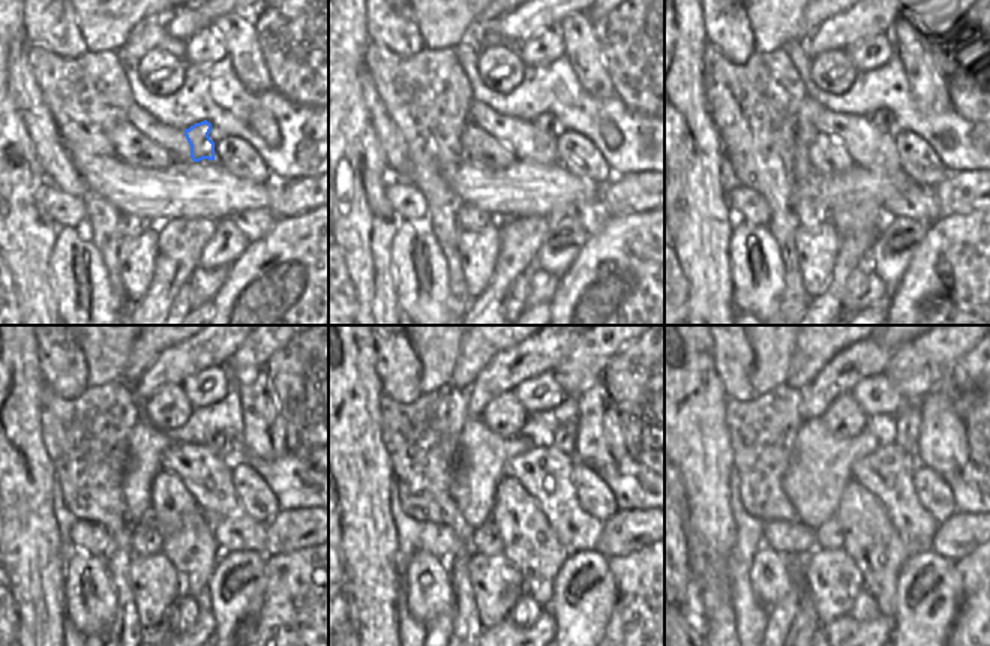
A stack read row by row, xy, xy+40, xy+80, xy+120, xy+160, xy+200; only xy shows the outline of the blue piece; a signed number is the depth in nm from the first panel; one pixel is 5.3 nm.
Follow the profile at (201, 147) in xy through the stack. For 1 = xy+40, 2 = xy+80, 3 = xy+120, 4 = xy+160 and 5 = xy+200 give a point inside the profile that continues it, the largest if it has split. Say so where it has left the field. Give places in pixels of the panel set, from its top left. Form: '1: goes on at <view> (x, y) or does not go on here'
1: goes on at xy+40 (545, 122)
2: goes on at xy+80 (884, 120)
3: goes on at xy+120 (228, 450)
4: goes on at xy+160 (564, 439)
5: goes on at xy+200 (906, 420)

